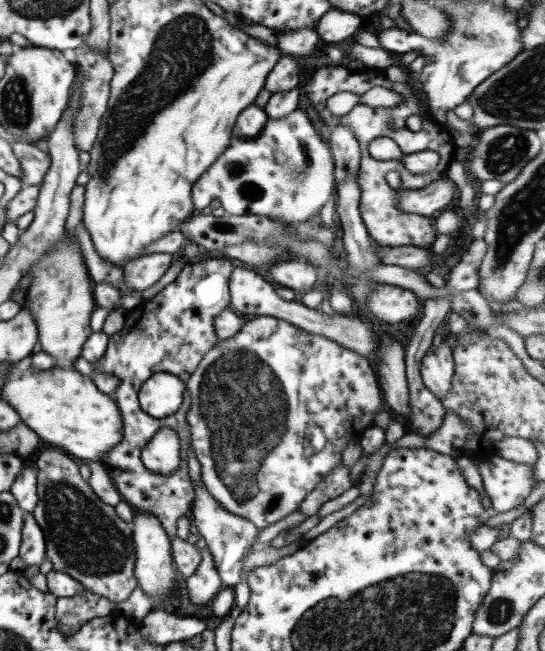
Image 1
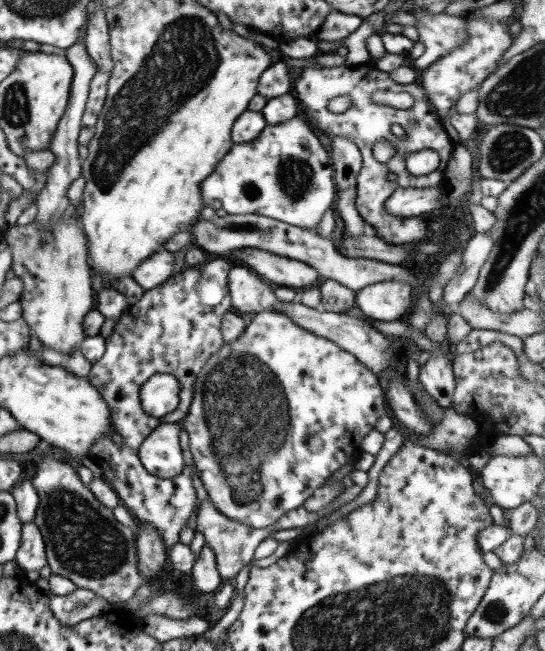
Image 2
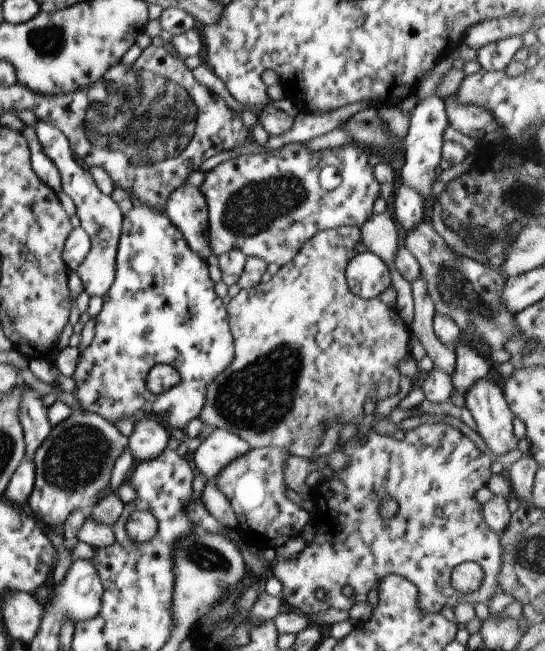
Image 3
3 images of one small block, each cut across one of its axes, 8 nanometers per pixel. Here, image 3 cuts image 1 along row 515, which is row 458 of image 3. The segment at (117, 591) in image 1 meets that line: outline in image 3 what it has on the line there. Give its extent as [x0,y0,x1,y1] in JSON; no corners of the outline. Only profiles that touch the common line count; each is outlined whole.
[26,411,128,529]

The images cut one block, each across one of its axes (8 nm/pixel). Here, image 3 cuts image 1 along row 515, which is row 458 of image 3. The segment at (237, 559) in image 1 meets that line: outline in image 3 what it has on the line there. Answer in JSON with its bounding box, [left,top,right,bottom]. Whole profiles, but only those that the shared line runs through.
[191,429,251,479]

